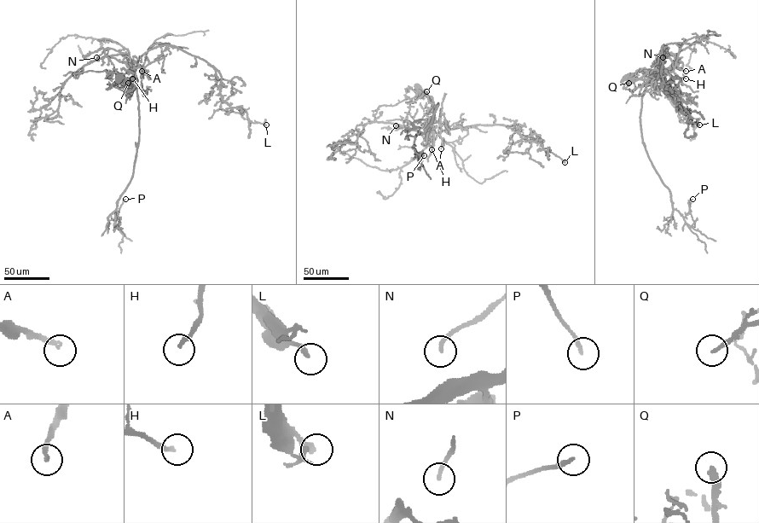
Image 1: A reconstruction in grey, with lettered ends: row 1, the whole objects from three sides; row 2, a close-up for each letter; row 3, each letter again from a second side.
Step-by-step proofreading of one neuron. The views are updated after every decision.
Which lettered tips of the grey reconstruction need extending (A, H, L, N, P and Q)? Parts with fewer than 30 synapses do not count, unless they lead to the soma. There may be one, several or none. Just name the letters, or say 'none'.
A, H, Q

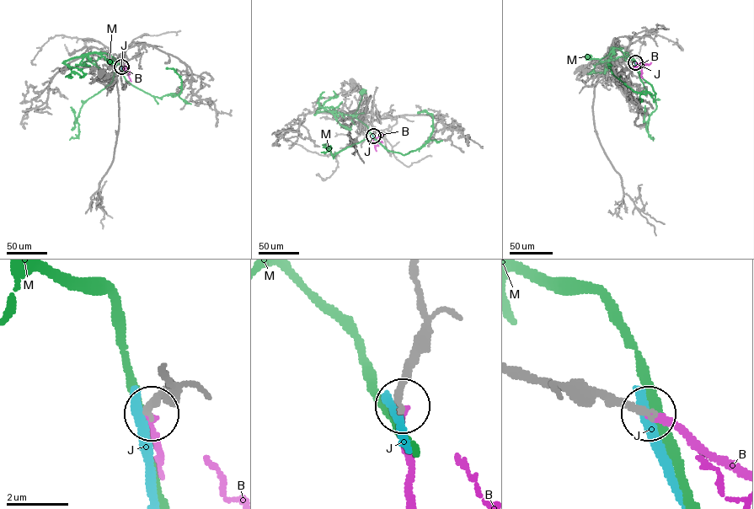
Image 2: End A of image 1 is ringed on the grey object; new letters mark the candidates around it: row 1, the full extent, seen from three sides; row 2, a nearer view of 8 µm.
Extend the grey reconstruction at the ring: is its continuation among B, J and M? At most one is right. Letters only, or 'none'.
B

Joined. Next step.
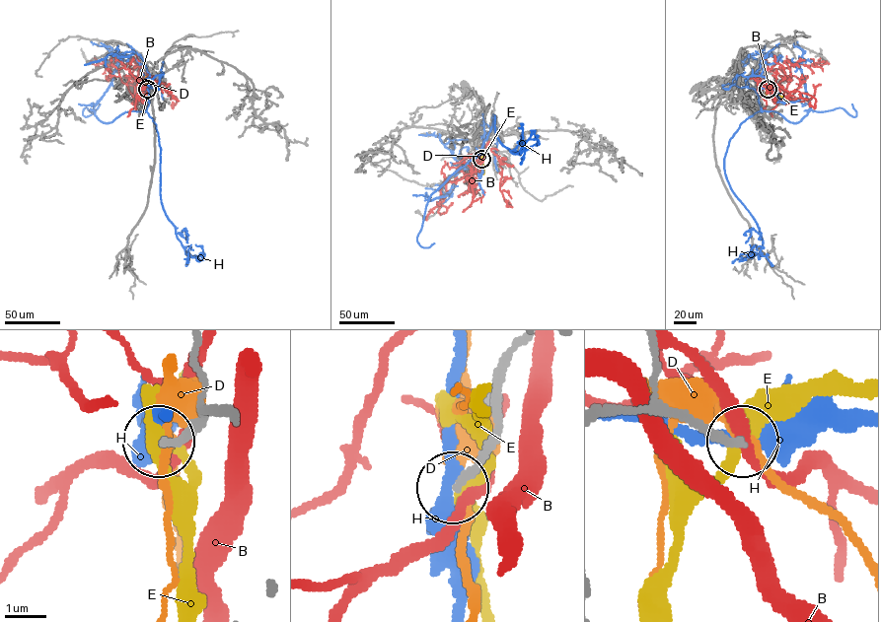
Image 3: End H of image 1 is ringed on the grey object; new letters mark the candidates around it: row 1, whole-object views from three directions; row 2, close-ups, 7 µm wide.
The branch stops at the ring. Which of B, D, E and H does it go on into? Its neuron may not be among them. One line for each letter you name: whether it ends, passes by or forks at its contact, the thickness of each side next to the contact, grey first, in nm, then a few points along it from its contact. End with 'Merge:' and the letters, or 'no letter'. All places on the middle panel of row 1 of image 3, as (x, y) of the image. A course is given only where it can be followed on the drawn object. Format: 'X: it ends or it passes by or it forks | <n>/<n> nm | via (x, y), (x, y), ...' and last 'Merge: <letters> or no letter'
Merge: no letter

